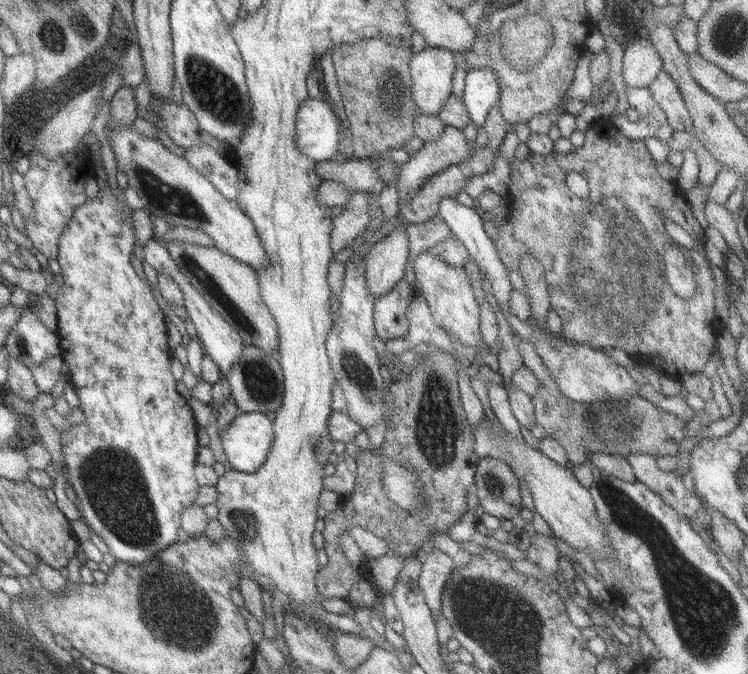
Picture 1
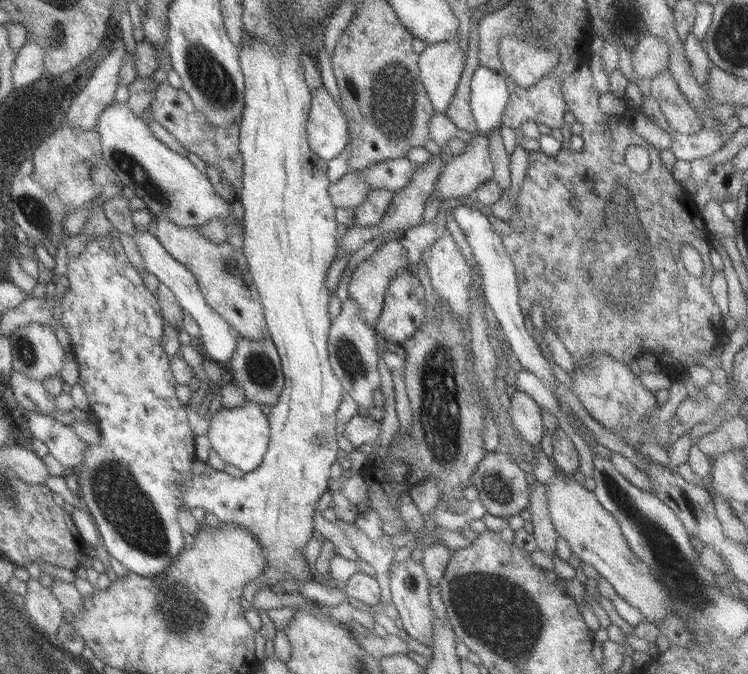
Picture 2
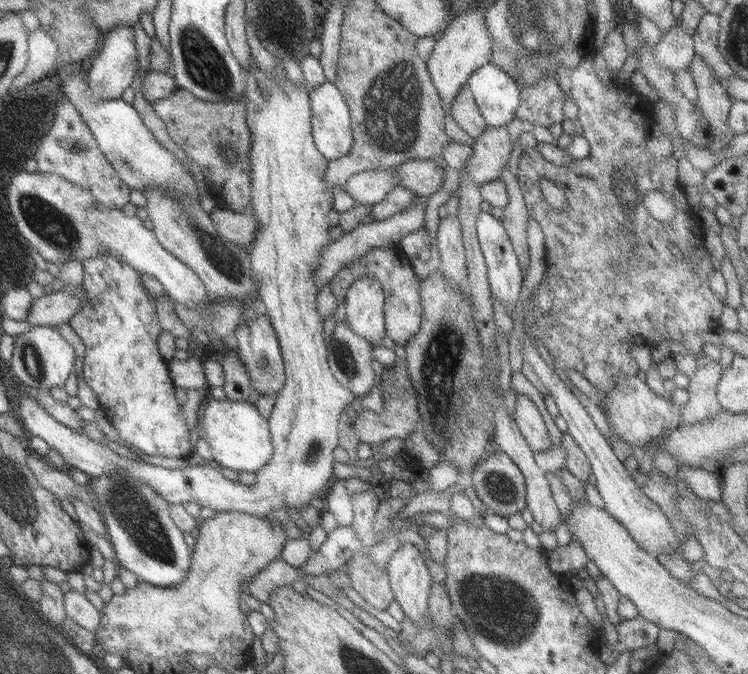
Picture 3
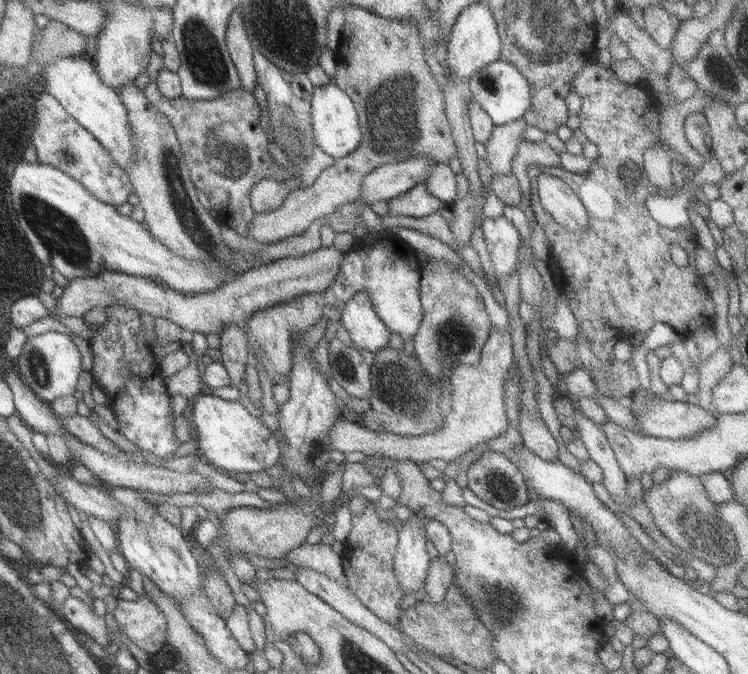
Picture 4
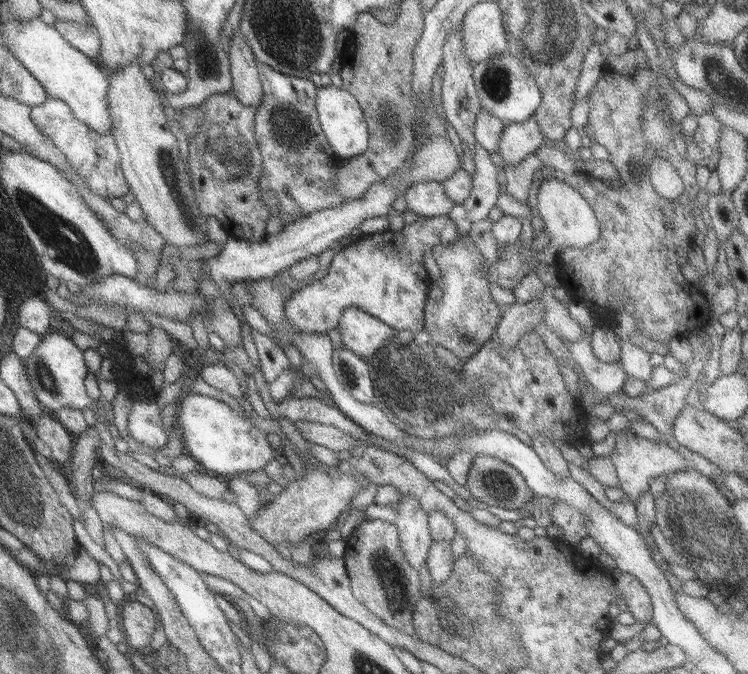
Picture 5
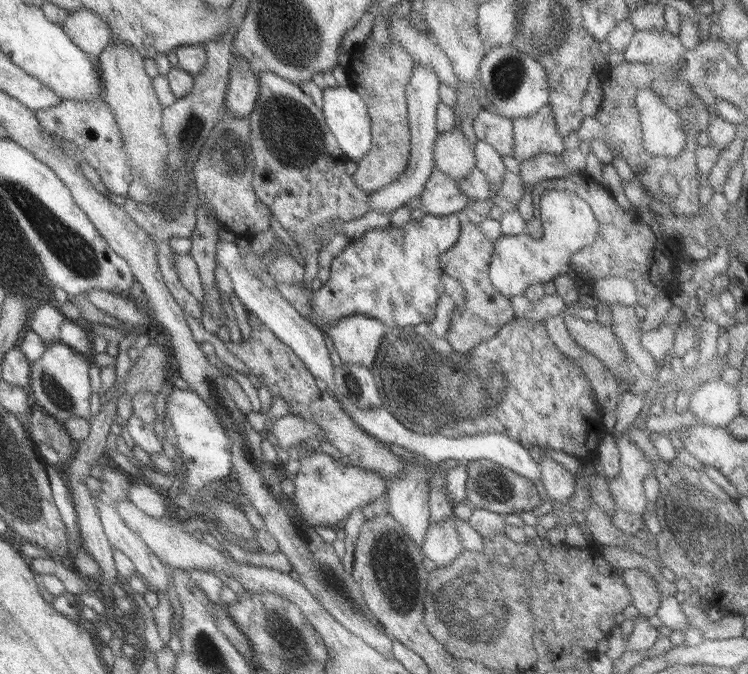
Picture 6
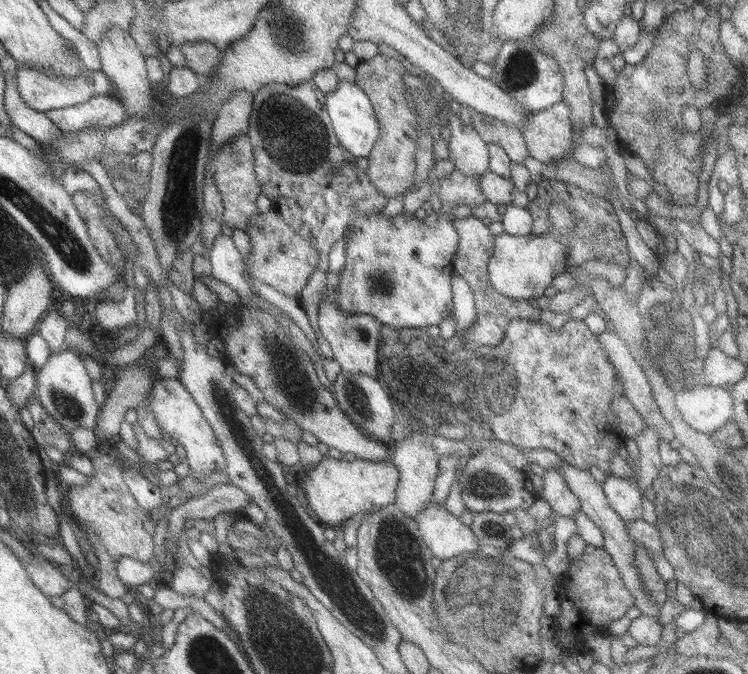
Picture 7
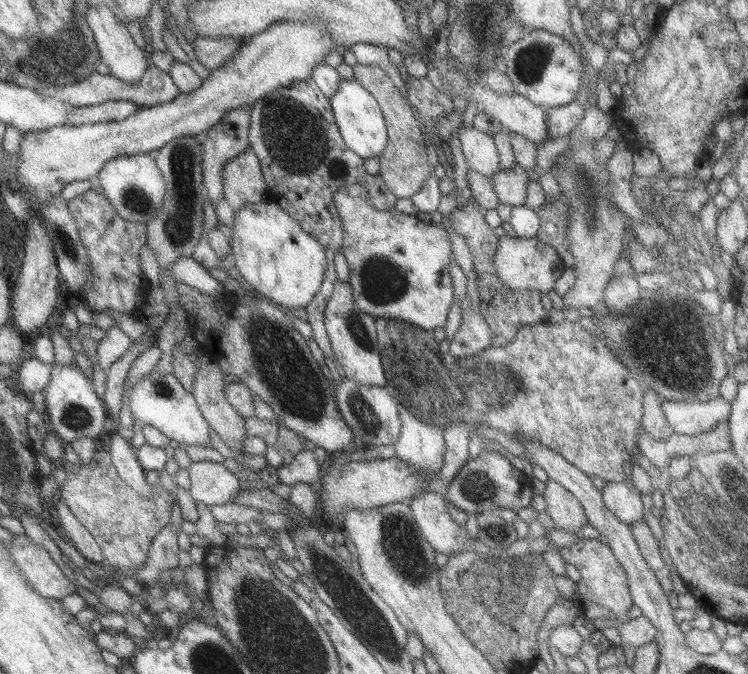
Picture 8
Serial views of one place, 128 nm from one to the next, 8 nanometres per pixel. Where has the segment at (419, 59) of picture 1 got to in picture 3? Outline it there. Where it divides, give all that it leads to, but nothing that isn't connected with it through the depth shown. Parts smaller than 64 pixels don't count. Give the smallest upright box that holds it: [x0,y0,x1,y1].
[424,3,490,106]

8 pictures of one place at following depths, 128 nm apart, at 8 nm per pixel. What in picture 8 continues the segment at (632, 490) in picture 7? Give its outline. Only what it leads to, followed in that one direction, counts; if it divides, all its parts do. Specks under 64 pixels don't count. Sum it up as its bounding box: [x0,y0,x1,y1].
[601,482,642,526]

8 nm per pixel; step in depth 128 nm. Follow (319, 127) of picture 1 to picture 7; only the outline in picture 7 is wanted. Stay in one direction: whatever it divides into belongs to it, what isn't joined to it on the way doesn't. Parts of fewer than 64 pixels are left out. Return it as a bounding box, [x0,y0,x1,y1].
[324,81,379,159]

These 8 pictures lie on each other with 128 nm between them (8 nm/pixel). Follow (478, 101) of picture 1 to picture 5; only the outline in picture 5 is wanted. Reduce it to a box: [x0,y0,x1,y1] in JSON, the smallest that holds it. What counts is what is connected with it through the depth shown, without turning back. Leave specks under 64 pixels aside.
[471,52,540,122]

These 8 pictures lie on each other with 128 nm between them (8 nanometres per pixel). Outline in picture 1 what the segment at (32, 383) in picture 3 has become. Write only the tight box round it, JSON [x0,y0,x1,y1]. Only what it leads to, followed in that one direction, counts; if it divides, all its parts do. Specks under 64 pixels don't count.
[2,308,60,368]

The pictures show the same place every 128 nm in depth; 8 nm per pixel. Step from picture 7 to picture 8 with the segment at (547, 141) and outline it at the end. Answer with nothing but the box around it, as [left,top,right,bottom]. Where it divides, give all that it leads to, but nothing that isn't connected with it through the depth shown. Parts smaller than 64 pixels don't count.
[544,101,584,141]

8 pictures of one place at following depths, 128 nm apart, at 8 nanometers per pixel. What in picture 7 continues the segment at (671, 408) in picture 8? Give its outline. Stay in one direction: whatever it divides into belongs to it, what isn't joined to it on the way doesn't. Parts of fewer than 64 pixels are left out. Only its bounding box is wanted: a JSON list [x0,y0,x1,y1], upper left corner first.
[673,385,732,435]

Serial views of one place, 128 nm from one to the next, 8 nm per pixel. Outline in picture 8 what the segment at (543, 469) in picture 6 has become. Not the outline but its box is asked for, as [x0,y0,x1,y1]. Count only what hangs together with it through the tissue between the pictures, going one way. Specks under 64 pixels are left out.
[543,479,587,531]

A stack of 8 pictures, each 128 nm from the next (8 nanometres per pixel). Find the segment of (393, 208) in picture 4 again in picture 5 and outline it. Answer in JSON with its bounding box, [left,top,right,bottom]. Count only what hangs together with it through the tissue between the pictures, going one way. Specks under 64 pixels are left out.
[402,182,454,218]

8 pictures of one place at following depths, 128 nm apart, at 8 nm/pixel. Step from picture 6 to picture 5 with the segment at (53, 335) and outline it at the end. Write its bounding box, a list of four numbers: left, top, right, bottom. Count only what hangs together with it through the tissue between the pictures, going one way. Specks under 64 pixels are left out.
[17,298,55,336]

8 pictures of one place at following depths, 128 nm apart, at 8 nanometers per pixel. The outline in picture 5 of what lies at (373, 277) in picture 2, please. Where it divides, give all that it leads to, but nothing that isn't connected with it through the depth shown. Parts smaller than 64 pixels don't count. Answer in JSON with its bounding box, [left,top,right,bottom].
[337,308,395,359]

